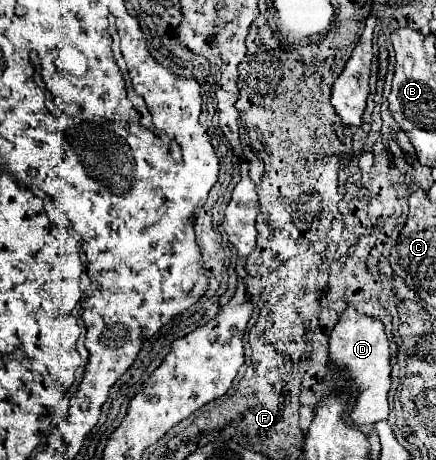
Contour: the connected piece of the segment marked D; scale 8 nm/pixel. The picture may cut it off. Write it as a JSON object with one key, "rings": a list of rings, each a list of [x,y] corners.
{"rings":[[[348,306],[336,326],[330,332],[330,362],[336,368],[348,370],[352,382],[358,386],[360,394],[356,406],[350,414],[356,426],[362,424],[376,424],[378,420],[386,420],[390,406],[388,406],[388,390],[390,390],[390,346],[384,334],[382,320],[374,316],[358,314],[354,306]]]}

